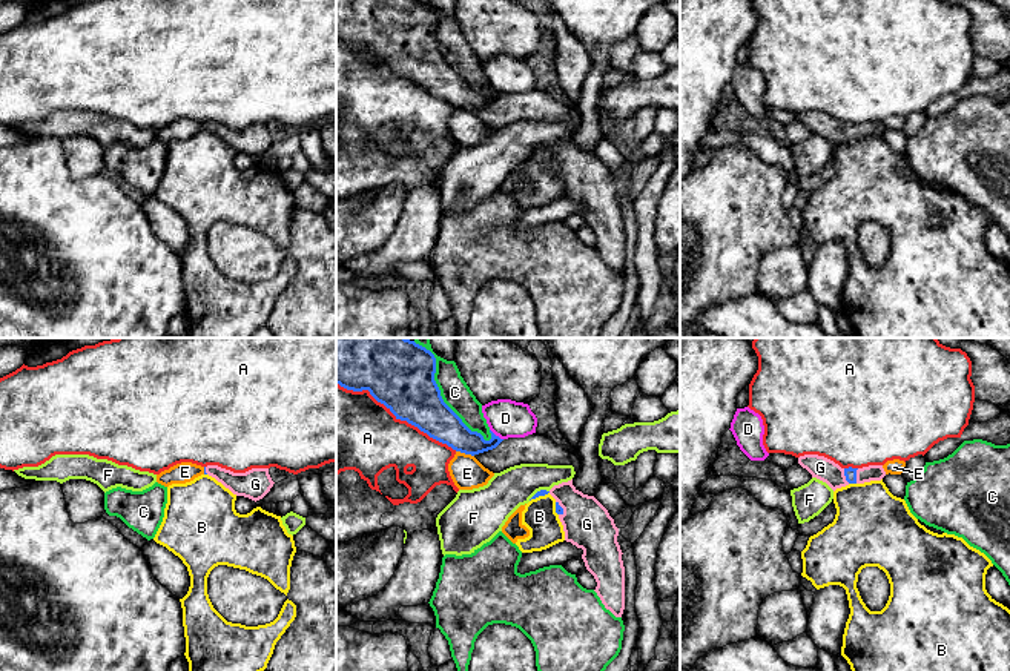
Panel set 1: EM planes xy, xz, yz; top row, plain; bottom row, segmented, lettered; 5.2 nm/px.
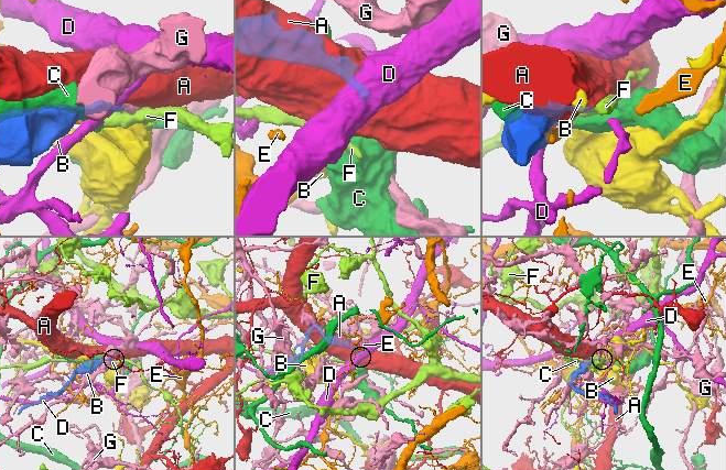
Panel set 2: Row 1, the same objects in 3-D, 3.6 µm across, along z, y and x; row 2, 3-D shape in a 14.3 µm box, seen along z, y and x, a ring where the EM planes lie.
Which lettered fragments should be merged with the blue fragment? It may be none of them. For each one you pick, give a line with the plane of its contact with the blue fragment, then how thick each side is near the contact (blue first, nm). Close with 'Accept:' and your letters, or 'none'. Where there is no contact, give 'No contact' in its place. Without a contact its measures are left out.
G: Touches blue in yz. Thickness 60 nm (blue) against 120 nm
Accept: G

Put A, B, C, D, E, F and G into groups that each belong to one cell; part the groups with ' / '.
A / B / C / D / E / F / G

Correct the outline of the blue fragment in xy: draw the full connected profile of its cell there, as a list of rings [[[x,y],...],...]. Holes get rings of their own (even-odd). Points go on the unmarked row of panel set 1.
[[[207,121],[204,123],[204,131],[215,134],[233,150],[249,154],[255,158],[262,155],[275,140],[269,131],[269,124],[233,129],[218,121]]]

